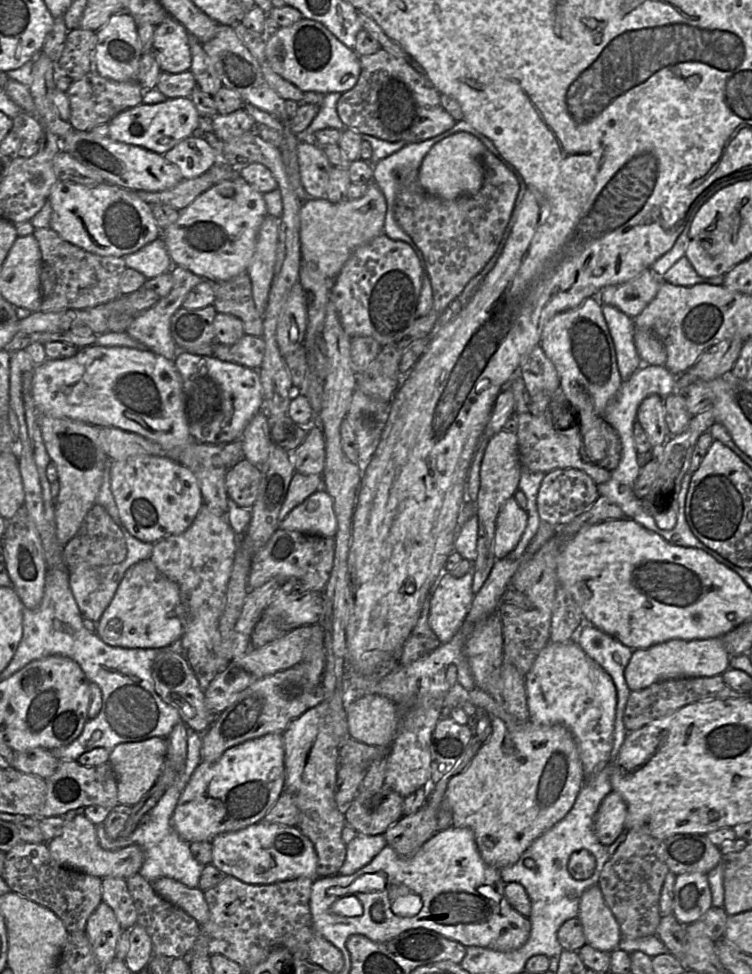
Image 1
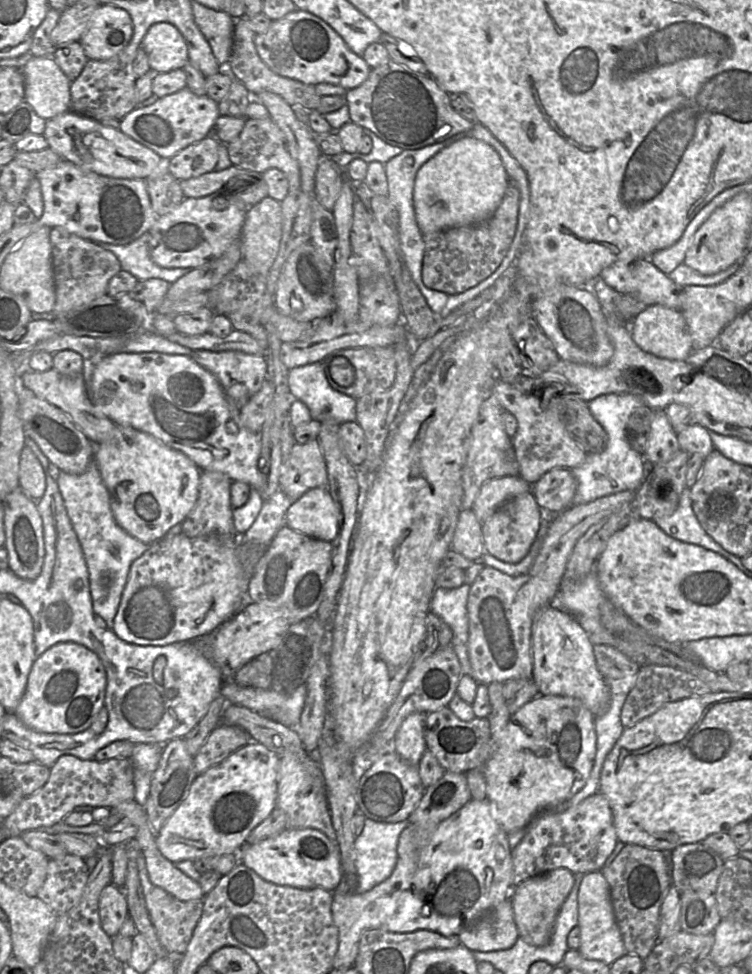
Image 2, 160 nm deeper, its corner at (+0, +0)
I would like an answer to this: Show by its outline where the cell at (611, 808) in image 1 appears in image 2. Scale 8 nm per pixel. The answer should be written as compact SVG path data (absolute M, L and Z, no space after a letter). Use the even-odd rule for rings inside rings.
M600 792L585 798L577 805L565 811L543 812L531 821L526 827L521 841L511 850L513 863L512 888L515 888L529 878L558 868L568 869L573 874L585 874L601 870L607 858L613 852L617 842L618 838L609 800Z

